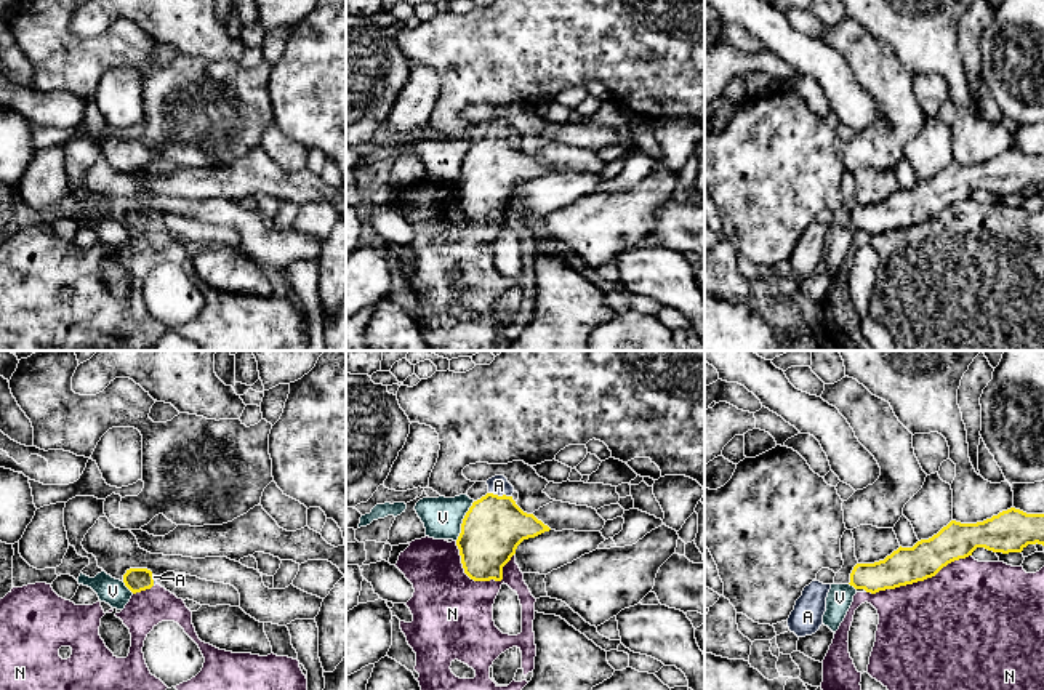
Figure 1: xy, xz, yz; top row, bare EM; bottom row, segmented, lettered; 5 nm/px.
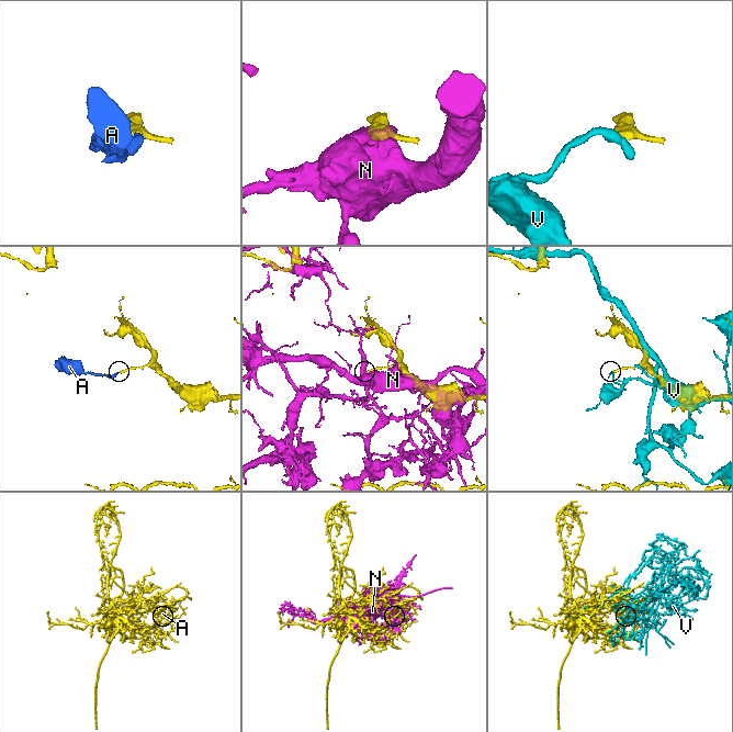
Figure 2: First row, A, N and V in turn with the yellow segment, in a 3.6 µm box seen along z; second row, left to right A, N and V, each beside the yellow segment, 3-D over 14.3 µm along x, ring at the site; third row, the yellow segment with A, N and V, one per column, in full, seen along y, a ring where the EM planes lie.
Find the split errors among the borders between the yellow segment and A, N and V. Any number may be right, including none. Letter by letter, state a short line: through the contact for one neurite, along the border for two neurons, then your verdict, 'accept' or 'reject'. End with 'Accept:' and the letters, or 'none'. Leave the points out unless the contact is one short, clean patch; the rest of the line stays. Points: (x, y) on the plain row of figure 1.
A: xz (493, 168), (500, 138), (498, 127) | accept
N: reject
V: reject
Accept: A

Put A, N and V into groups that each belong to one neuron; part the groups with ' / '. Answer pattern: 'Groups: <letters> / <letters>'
Groups: A / N / V

